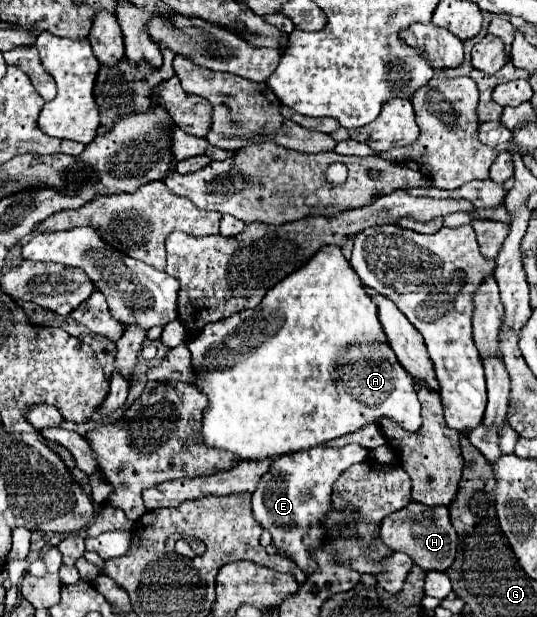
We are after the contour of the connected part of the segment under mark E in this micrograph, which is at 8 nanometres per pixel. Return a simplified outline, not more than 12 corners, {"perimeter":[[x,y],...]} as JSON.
{"perimeter":[[357,444],[283,454],[253,492],[255,520],[311,576],[335,478]]}

